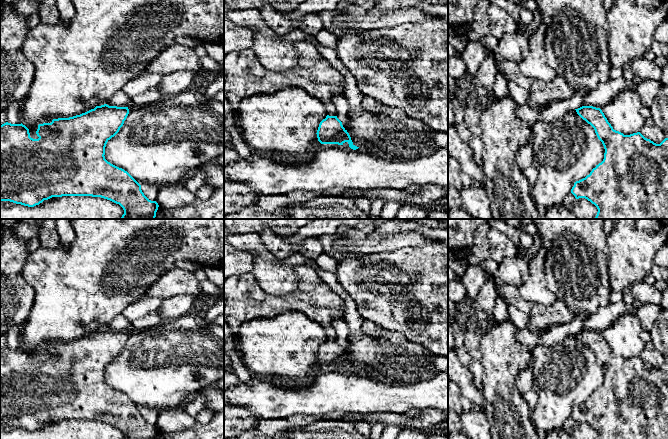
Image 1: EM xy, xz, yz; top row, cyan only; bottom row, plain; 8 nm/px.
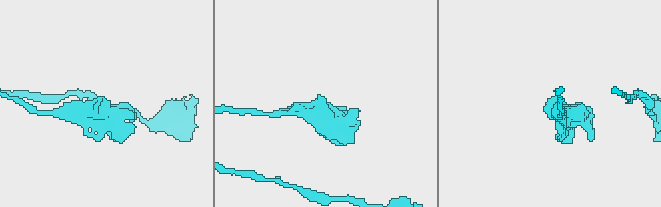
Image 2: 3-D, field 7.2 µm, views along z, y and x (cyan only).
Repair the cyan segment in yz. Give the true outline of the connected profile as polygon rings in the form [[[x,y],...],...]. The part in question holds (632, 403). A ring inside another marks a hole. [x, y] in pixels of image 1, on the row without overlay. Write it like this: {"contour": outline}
{"contour": [[[582,330],[575,334],[583,344],[594,352],[598,363],[602,366],[605,373],[603,385],[596,389],[589,399],[574,407],[571,417],[575,422],[585,422],[594,428],[598,433],[597,439],[668,439],[668,362],[665,362],[660,368],[656,368],[650,363],[645,362],[640,356],[624,359],[623,357],[613,353],[600,332]]]}

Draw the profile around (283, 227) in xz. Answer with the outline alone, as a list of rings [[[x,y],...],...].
[[[224,219],[224,229],[231,233],[259,233],[265,229],[273,230],[280,237],[291,237],[316,219]]]

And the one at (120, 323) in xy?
[[[122,314],[117,315],[106,327],[109,330],[129,331],[132,329],[132,323],[129,322]]]

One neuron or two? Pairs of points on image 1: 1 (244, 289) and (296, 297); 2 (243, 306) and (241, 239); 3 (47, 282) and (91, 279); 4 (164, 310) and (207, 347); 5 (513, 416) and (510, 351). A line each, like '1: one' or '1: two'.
1: one
2: two
3: one
4: two
5: one

